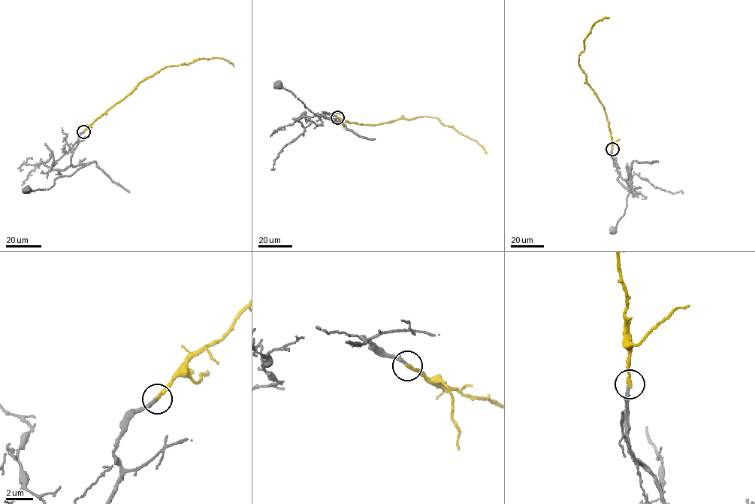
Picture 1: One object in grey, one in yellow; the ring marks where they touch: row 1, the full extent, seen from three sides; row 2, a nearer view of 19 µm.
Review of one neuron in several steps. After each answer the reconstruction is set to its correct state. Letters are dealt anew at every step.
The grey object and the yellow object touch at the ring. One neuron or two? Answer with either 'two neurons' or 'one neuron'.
one neuron

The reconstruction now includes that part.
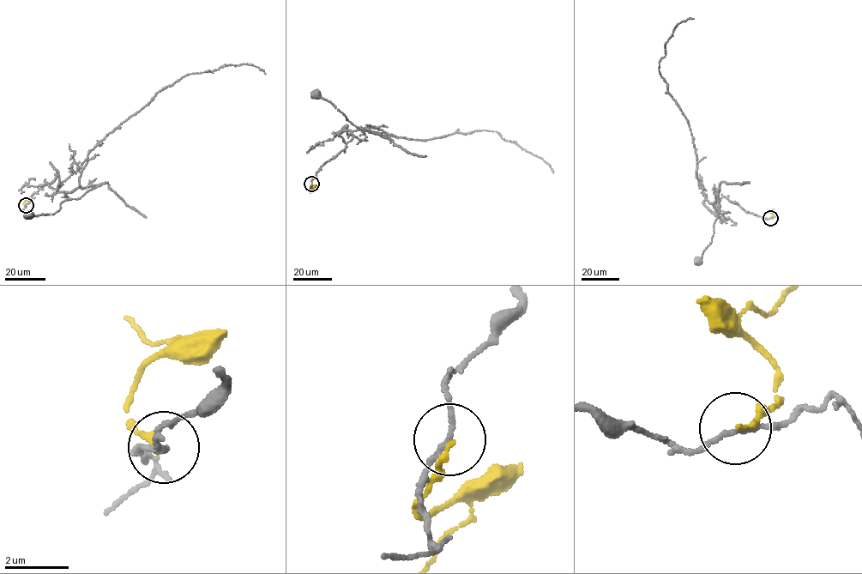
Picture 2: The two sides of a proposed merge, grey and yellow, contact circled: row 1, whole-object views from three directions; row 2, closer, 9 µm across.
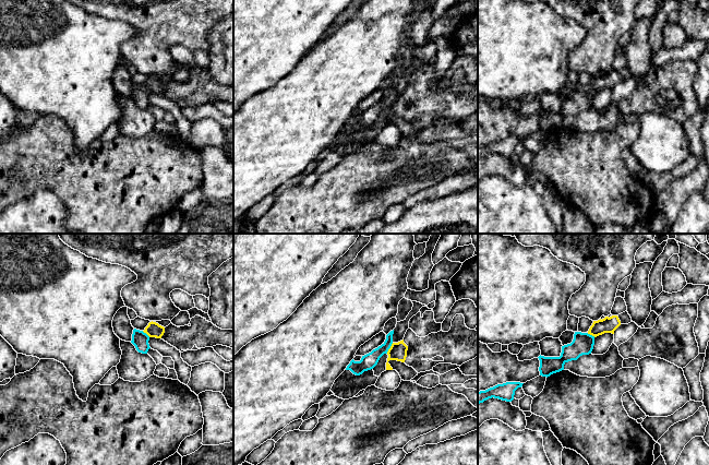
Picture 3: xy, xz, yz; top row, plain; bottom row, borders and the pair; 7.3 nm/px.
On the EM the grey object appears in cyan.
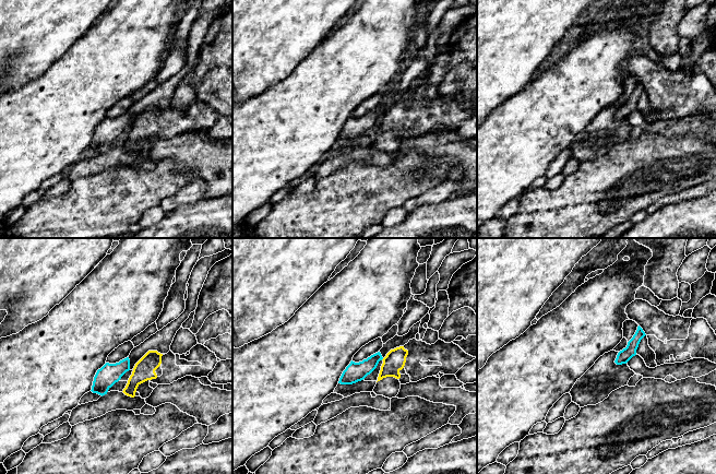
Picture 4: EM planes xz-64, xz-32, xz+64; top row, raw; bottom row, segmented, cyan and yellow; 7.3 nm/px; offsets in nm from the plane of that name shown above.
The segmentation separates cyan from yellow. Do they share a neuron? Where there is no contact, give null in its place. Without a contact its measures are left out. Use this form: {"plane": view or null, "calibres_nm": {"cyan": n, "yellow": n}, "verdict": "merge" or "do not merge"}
{"plane": "xz", "calibres_nm": {"cyan": 120, "yellow": 130}, "verdict": "do not merge"}

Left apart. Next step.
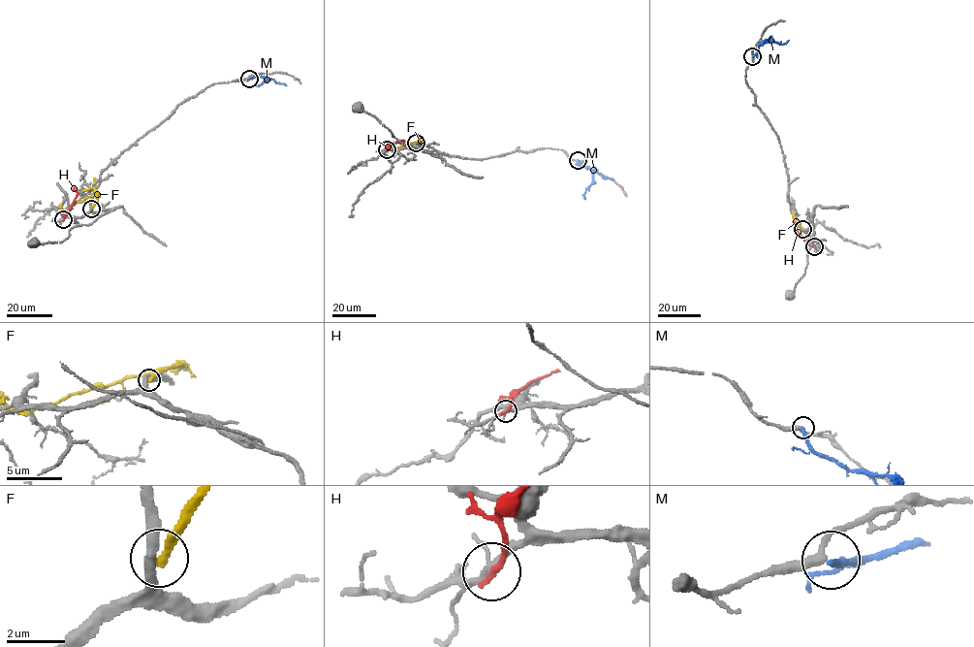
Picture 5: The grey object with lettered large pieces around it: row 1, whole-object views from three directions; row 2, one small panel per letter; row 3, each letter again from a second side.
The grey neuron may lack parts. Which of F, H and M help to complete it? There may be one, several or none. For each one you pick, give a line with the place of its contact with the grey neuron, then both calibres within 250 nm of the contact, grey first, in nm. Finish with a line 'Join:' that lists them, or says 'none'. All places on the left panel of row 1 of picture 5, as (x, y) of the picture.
Join: none

